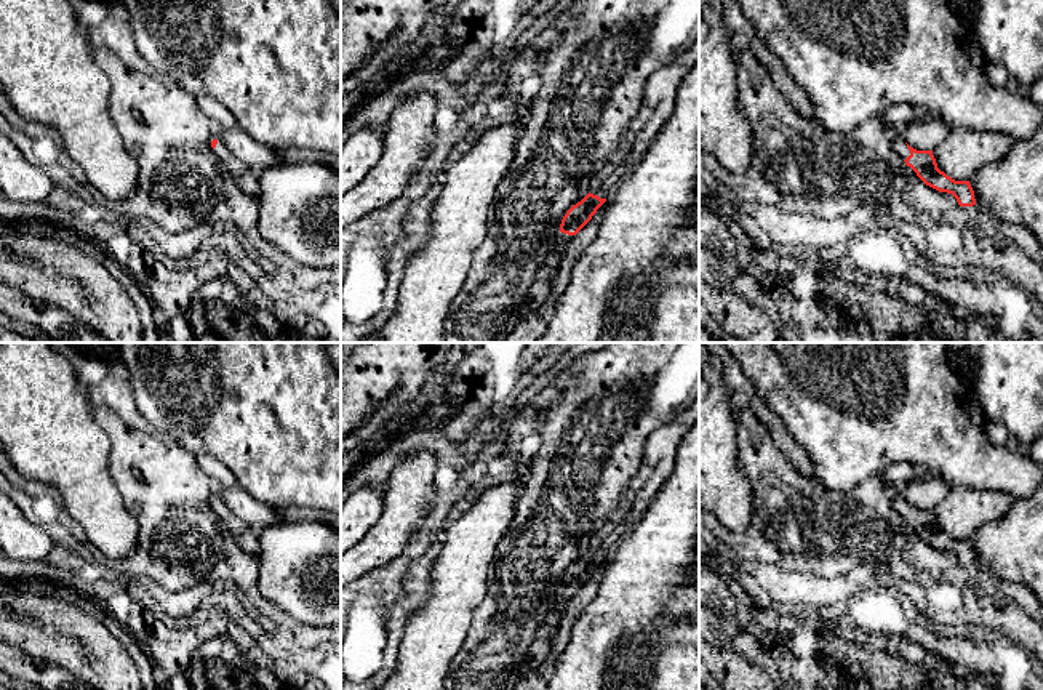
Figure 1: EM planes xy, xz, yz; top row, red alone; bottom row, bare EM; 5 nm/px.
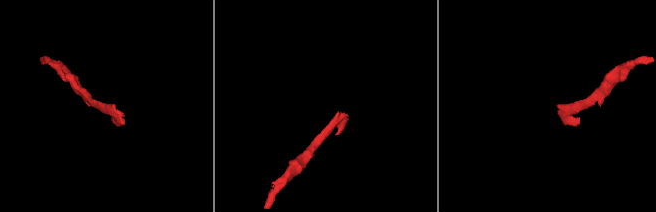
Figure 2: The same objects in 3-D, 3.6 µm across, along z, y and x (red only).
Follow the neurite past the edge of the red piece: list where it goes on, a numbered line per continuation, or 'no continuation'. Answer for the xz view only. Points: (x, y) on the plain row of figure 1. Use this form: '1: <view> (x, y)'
1: xz (659, 458)

